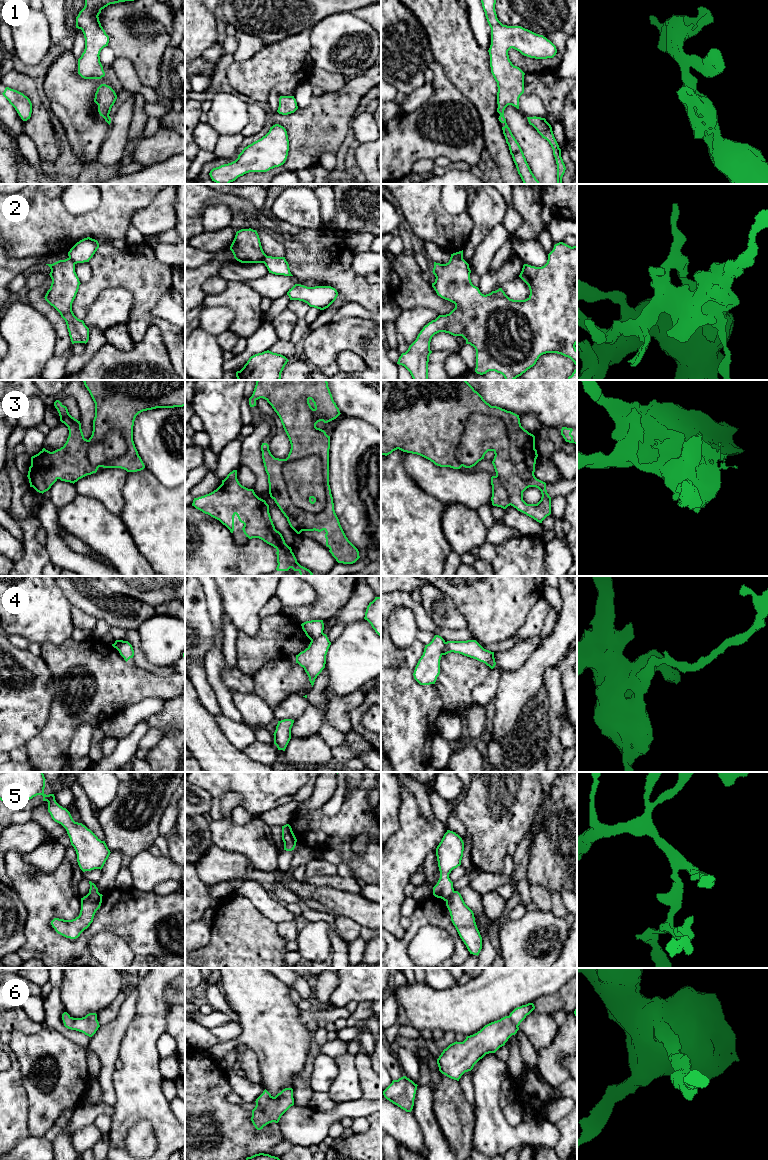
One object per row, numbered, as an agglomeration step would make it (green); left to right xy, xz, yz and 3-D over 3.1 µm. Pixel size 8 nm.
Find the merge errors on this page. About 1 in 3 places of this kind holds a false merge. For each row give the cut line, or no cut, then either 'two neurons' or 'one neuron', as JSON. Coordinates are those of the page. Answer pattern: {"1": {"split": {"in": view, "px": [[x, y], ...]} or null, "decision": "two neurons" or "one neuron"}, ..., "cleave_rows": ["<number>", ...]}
{"1": {"split": null, "decision": "one neuron"}, "2": {"split": {"in": "xz", "px": [[266, 255], [263, 262]]}, "decision": "two neurons"}, "3": {"split": null, "decision": "one neuron"}, "4": {"split": {"in": "yz", "px": [[445, 642], [441, 654]]}, "decision": "two neurons"}, "5": {"split": {"in": "xz", "px": [[295, 841], [284, 843]]}, "decision": "two neurons"}, "6": {"split": null, "decision": "one neuron"}, "cleave_rows": ["2", "4", "5"]}

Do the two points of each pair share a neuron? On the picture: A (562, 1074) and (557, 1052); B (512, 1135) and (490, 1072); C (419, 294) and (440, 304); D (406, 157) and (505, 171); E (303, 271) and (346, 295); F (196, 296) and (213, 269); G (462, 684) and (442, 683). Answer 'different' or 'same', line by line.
A: same
B: same
C: same
D: different
E: same
F: same
G: same

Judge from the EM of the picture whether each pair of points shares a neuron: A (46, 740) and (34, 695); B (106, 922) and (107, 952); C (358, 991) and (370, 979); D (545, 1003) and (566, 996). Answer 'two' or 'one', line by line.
A: two
B: two
C: one
D: one

